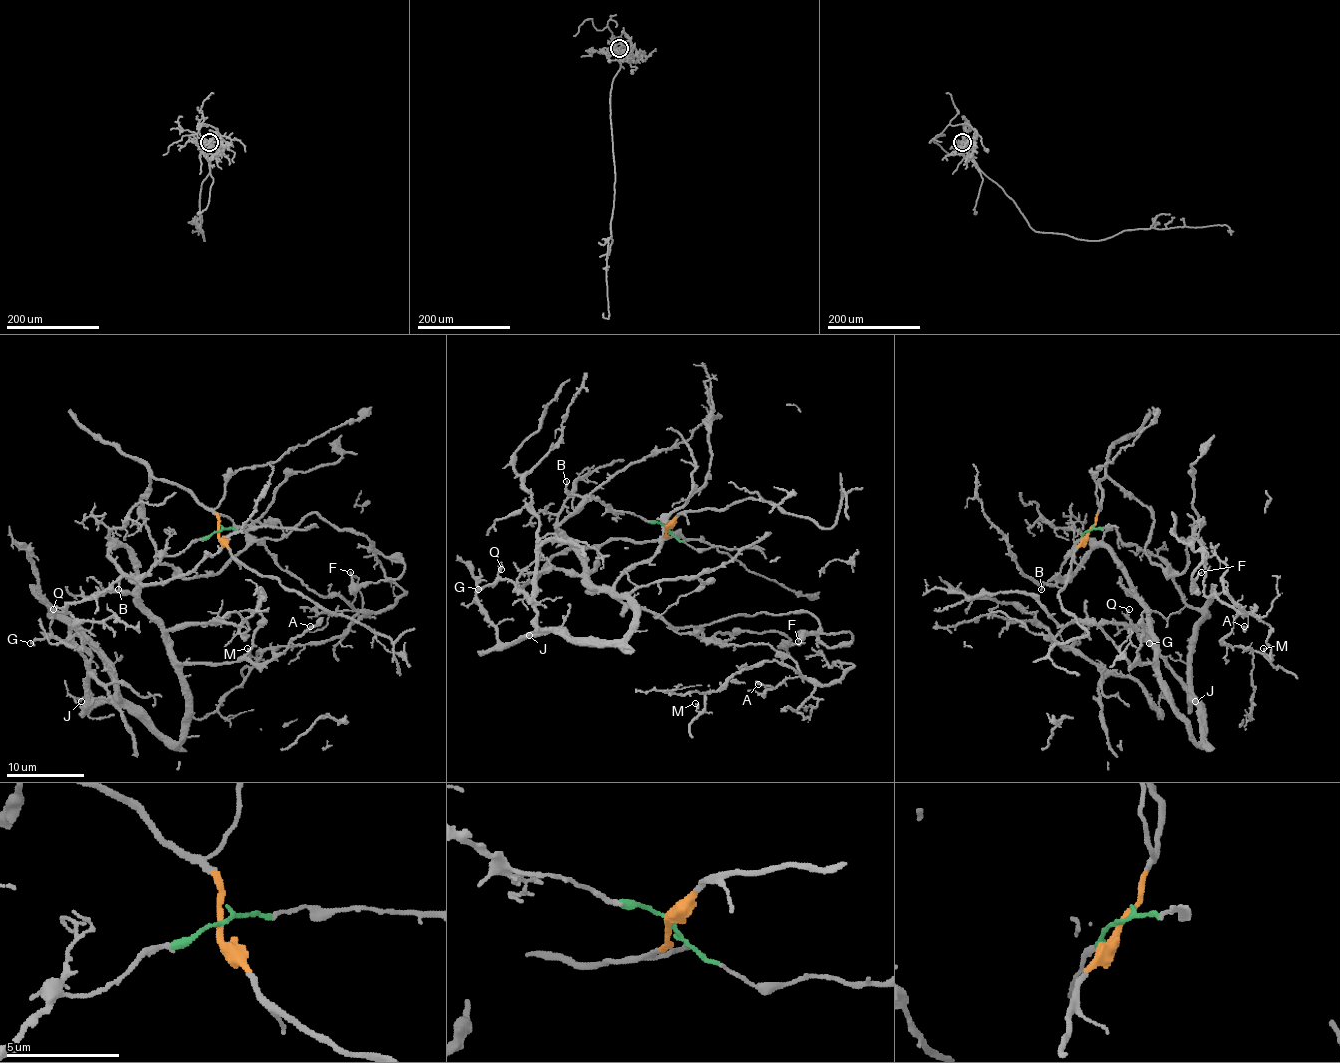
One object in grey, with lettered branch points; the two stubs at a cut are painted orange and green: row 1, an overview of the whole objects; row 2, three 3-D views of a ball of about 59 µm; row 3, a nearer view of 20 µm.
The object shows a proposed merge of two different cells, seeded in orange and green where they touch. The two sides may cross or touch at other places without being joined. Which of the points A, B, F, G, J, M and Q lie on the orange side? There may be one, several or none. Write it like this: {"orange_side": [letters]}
{"orange_side": ["A", "F", "M"]}

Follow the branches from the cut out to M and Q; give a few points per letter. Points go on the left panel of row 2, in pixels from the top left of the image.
M: (220, 531), (189, 491), (150, 479), (158, 562), (214, 576), (257, 539), (355, 613), (328, 640), (247, 648)
Q: (220, 531), (144, 576), (109, 555), (134, 557), (185, 698), (179, 741), (98, 702), (53, 609)

